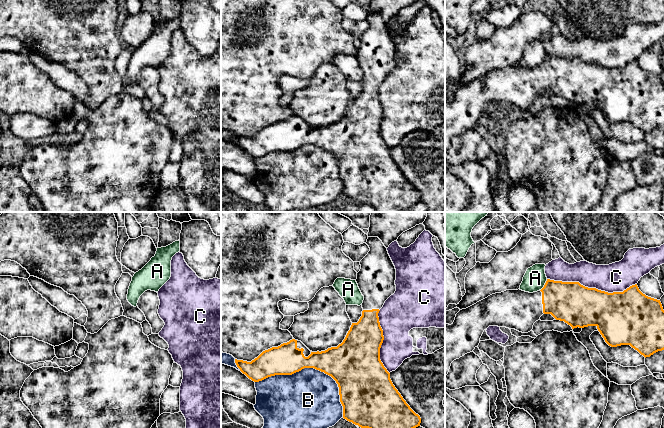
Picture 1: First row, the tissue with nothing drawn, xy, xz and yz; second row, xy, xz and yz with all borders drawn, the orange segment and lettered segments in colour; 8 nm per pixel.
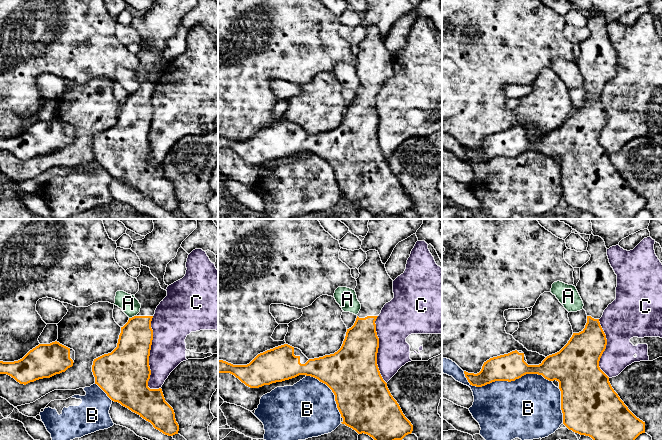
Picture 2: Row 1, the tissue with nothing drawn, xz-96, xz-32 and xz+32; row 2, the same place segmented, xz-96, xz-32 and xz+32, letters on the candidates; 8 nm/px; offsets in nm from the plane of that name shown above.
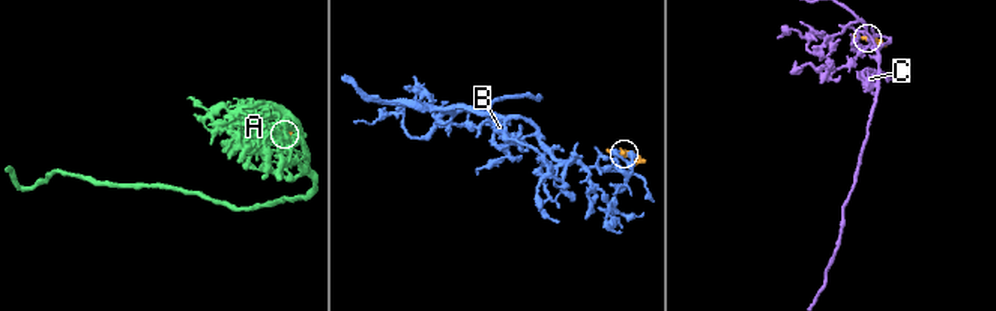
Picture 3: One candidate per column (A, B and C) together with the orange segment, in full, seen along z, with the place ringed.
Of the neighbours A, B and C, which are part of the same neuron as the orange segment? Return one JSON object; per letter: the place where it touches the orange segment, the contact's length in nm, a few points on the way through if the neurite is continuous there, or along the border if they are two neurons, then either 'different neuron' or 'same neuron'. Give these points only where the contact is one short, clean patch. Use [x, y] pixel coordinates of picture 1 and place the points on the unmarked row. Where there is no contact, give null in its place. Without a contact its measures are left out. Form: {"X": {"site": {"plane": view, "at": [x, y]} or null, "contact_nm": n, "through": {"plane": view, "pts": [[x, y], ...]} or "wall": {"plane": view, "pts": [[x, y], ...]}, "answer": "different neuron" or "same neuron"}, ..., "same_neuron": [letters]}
{"A": {"site": {"plane": "yz", "at": [544, 61]}, "contact_nm": 110, "wall": {"plane": "yz", "pts": [[547, 55], [540, 66]]}, "answer": "different neuron"}, "B": {"site": {"plane": "xz", "at": [313, 143]}, "contact_nm": 750, "answer": "different neuron"}, "C": {"site": {"plane": "yz", "at": [592, 64]}, "contact_nm": 700, "answer": "different neuron"}, "same_neuron": []}

